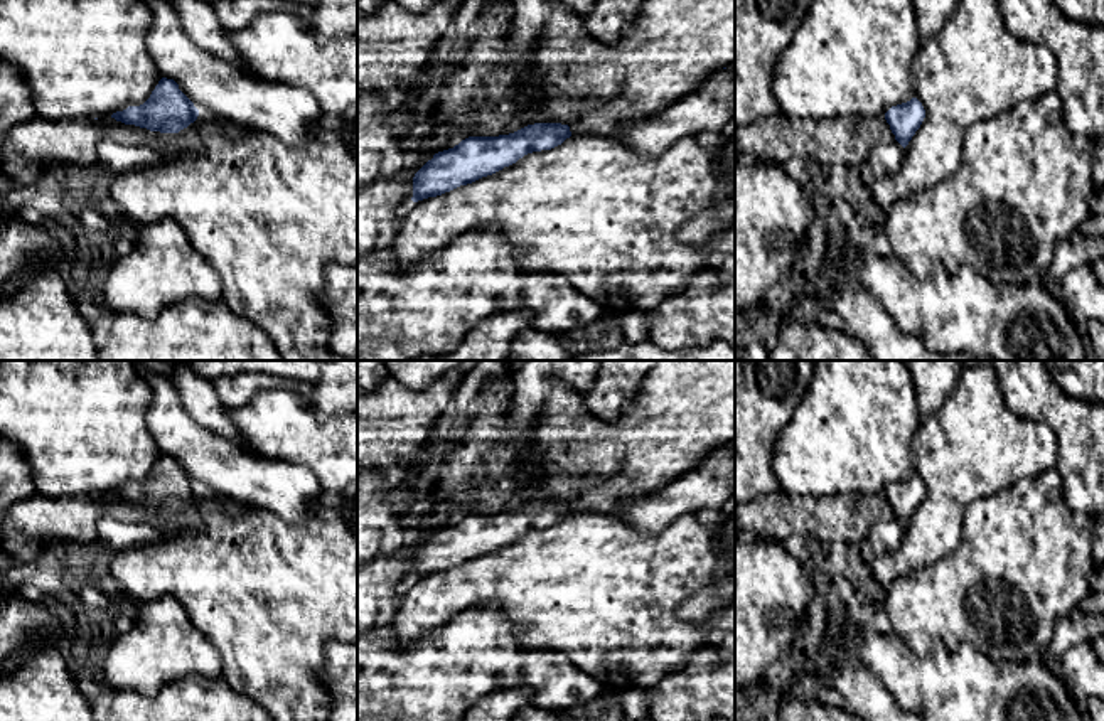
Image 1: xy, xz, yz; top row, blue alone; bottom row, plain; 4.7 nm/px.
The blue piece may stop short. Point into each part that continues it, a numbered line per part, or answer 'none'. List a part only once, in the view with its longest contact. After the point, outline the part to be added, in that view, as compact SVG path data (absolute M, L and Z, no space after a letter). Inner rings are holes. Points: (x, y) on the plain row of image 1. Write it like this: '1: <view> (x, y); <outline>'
none

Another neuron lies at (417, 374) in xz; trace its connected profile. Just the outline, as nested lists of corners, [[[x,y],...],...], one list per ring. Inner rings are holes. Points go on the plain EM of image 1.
[[[383,360],[389,376],[401,386],[421,391],[430,384],[450,379],[464,369],[465,360]]]

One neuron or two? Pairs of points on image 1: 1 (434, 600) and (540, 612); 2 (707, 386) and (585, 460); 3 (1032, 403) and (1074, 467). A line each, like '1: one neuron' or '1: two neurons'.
1: one neuron
2: one neuron
3: one neuron

